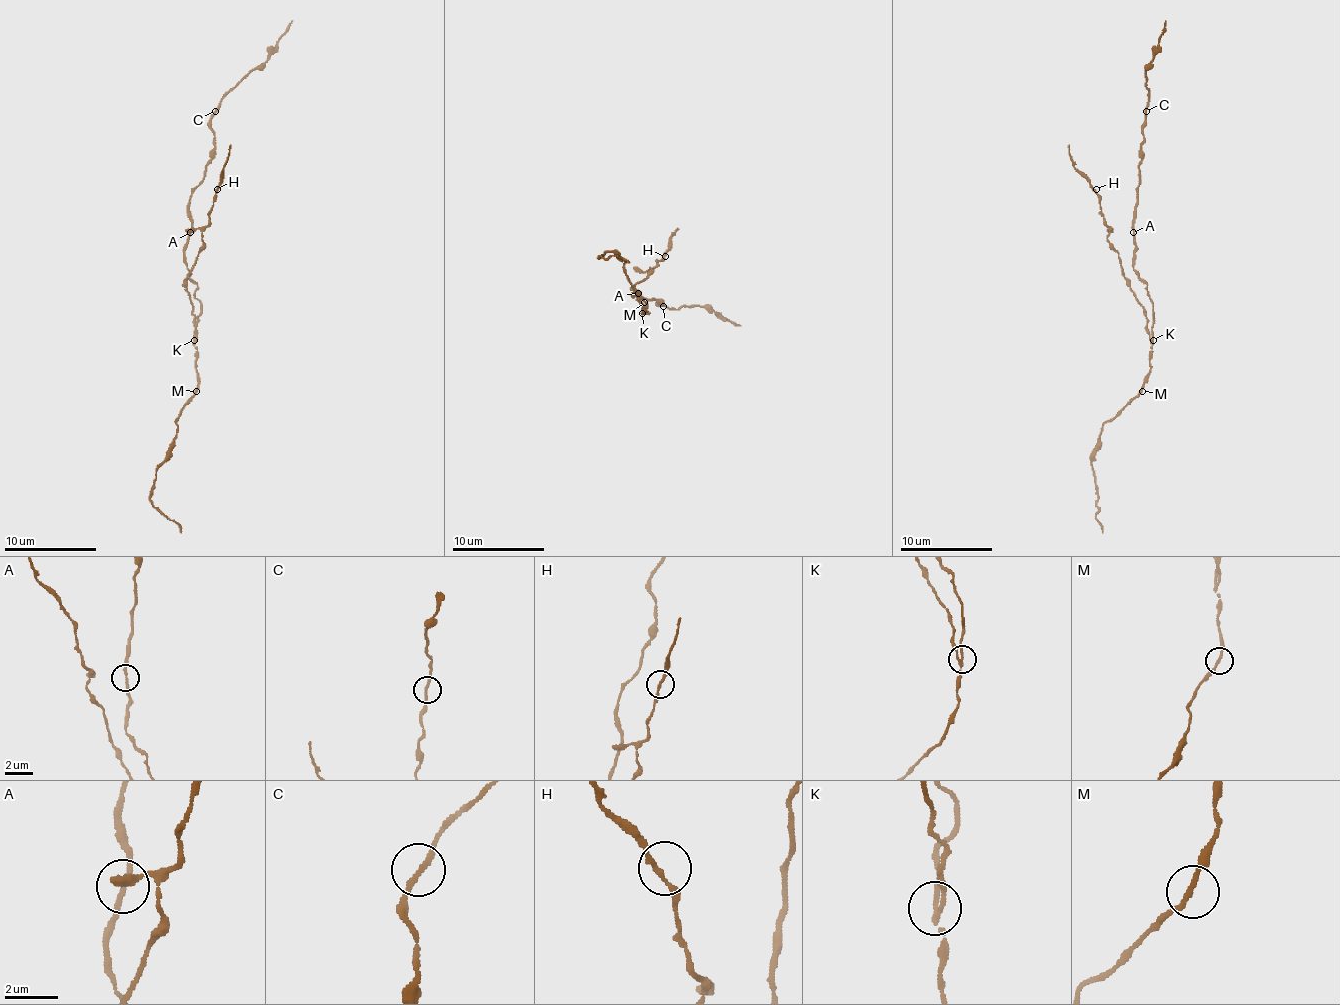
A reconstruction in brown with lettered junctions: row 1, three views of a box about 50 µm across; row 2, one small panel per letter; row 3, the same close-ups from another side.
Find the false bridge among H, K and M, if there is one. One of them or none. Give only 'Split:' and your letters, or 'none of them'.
Split: K

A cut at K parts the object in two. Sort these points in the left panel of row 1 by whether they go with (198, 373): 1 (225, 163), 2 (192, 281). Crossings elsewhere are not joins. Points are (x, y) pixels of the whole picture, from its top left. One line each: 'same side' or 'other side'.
1: same side
2: other side

